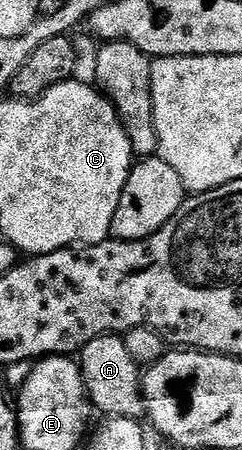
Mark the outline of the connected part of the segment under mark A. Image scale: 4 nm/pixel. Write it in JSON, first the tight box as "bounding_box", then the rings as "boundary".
{"bounding_box":[81,334,145,419],"boundary":[[[103,334],[97,340],[89,340],[81,351],[83,379],[87,385],[87,394],[91,405],[103,416],[112,418],[142,419],[145,414],[143,405],[143,384],[141,367],[129,356],[122,337],[117,334]]]}

